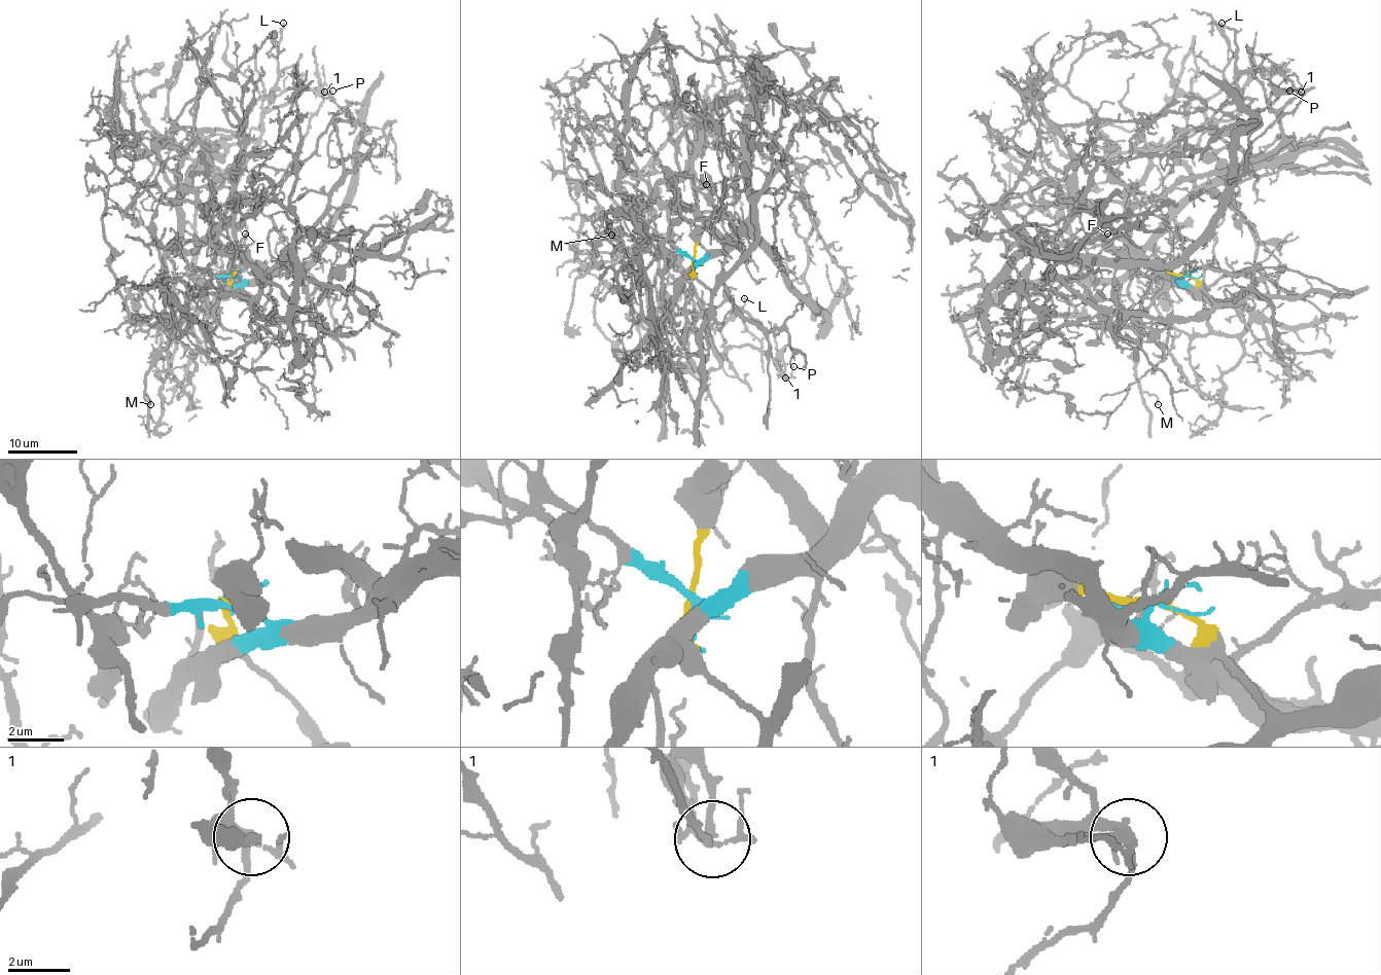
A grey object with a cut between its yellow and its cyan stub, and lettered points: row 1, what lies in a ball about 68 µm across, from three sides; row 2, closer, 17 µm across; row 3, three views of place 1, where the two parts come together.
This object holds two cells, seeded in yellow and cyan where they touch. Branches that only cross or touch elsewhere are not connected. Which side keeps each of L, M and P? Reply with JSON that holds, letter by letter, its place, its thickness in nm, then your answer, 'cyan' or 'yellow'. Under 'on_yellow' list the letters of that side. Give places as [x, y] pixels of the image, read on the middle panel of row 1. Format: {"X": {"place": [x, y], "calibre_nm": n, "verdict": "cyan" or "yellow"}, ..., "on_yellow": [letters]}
{"L": {"place": [744, 298], "calibre_nm": 130, "verdict": "yellow"}, "M": {"place": [611, 235], "calibre_nm": 130, "verdict": "yellow"}, "P": {"place": [793, 366], "calibre_nm": 130, "verdict": "cyan"}, "on_yellow": ["L", "M"]}

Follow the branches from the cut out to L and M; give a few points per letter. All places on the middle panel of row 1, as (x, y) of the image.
L: (693, 261), (687, 355), (705, 320), (660, 312), (620, 252), (662, 254), (715, 329), (743, 297)
M: (693, 261), (710, 314), (687, 355), (707, 355), (702, 317), (651, 302), (632, 196), (611, 236)

